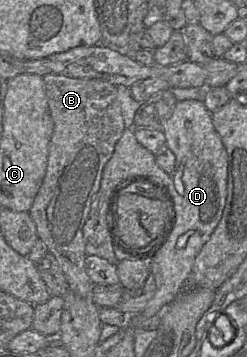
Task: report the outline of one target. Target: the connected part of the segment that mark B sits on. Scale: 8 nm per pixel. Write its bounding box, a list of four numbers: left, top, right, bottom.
[28,73,126,299]

